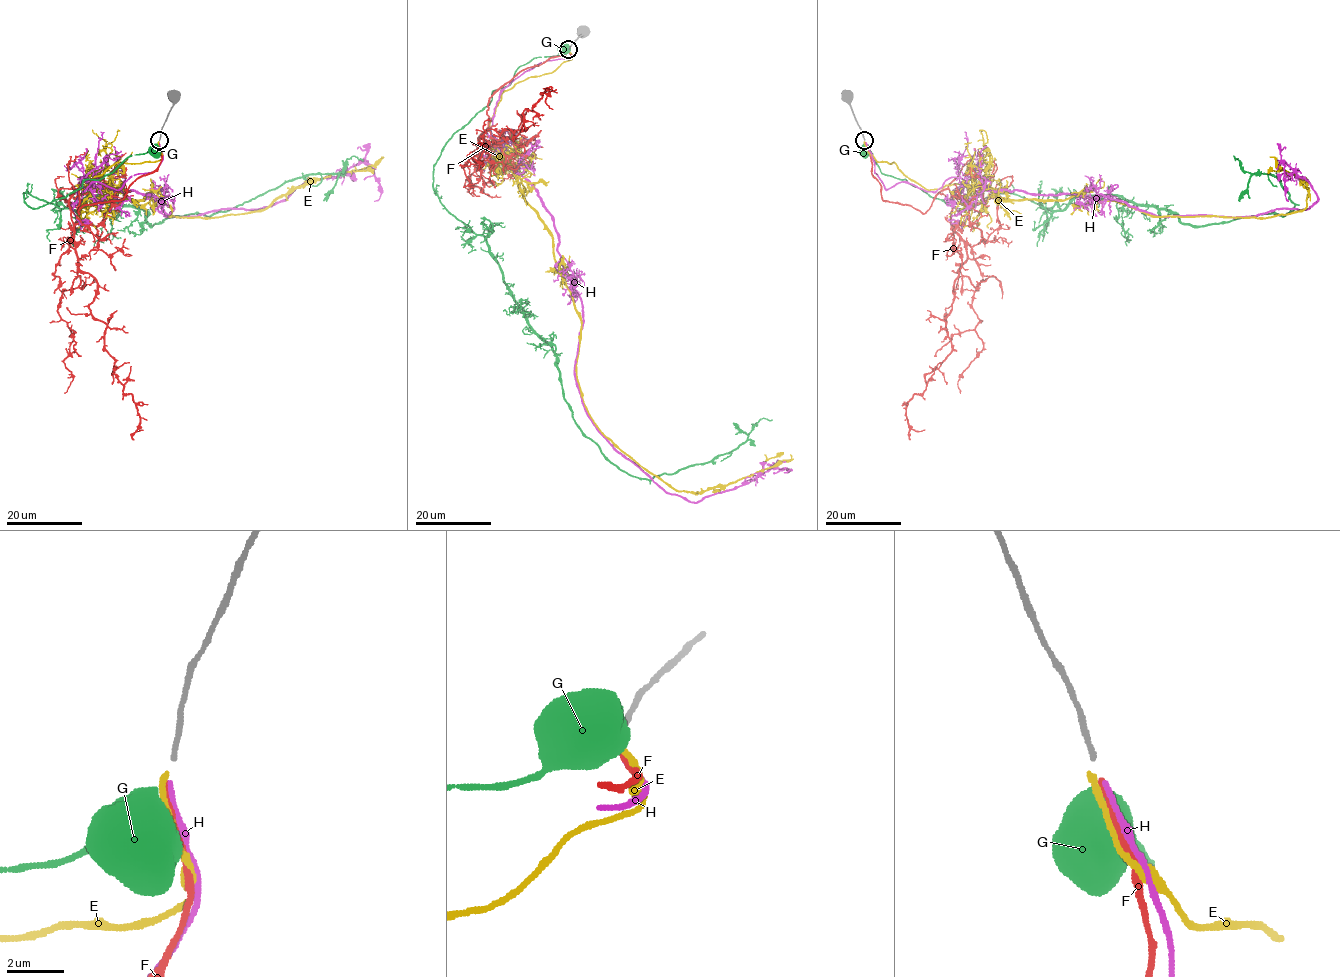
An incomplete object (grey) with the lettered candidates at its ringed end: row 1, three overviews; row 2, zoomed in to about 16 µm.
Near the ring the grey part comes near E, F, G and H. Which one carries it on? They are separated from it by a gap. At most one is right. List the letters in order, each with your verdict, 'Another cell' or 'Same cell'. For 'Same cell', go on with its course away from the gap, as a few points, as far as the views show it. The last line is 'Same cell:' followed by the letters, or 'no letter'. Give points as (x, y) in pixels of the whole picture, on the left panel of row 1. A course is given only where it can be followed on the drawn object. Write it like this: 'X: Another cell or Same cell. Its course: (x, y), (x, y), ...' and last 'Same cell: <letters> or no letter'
E: Another cell
F: Another cell
G: Another cell
H: Same cell. Its course: (159, 142), (151, 172), (83, 191), (83, 177), (196, 217), (271, 206), (361, 161), (374, 201)
Same cell: H

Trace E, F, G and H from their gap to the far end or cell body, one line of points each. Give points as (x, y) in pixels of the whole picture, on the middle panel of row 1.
E: (568, 48), (504, 91), (486, 130), (551, 236), (590, 418), (679, 491), (790, 454)
F: (568, 50), (505, 82), (478, 137), (486, 151), (503, 130), (515, 136), (545, 91), (552, 109)
G: (566, 49), (522, 65), (448, 140), (440, 202), (485, 238), (572, 418), (620, 469), (674, 473), (772, 419)
H: (568, 50), (502, 91), (490, 132), (551, 216), (581, 300), (576, 386), (587, 416), (692, 502), (783, 473)

